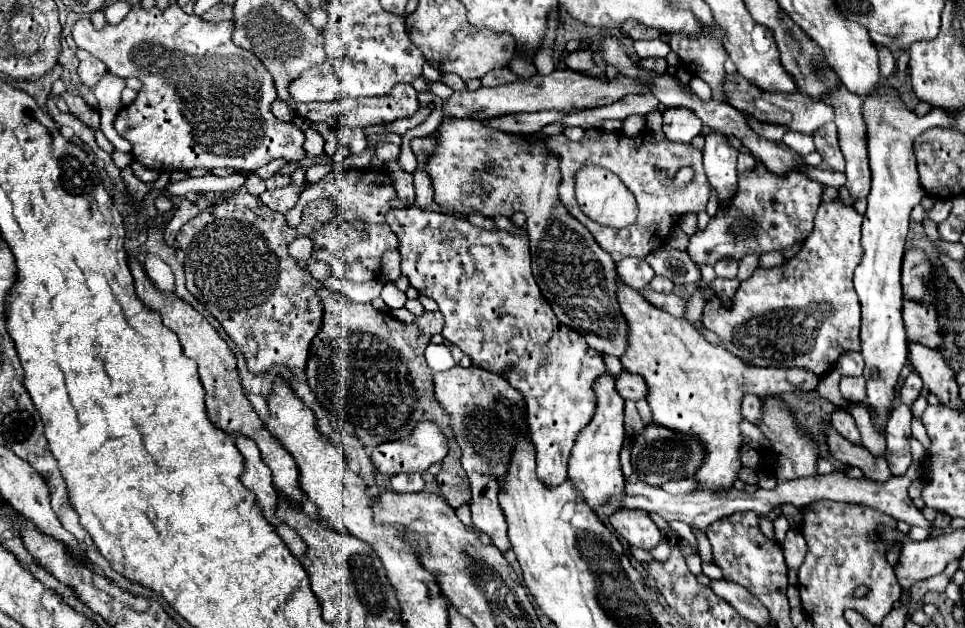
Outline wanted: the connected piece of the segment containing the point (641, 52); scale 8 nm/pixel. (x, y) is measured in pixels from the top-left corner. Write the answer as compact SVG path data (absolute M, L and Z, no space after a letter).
M650 39L650 41L634 41L634 49L638 57L666 57L670 53L668 43L662 39Z

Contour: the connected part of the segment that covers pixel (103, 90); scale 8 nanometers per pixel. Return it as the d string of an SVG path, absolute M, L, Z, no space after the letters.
M106 73L104 79L100 79L100 83L94 87L94 95L98 99L98 107L100 107L100 129L104 131L106 139L118 149L118 151L124 151L128 155L132 155L132 145L120 137L114 129L114 119L116 119L116 113L122 109L122 101L120 101L120 95L126 87L126 81L124 79L118 79L116 75L110 75Z

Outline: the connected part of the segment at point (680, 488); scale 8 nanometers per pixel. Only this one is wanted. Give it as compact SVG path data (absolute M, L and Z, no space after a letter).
M690 477L690 479L680 479L680 481L670 481L668 485L664 485L664 489L668 493L690 493L690 491L694 491L698 487L696 487L694 477Z

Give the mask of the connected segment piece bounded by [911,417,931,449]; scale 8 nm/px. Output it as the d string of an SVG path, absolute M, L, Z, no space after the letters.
M913 417L911 430L912 437L920 441L925 449L928 449L931 443L921 419Z

